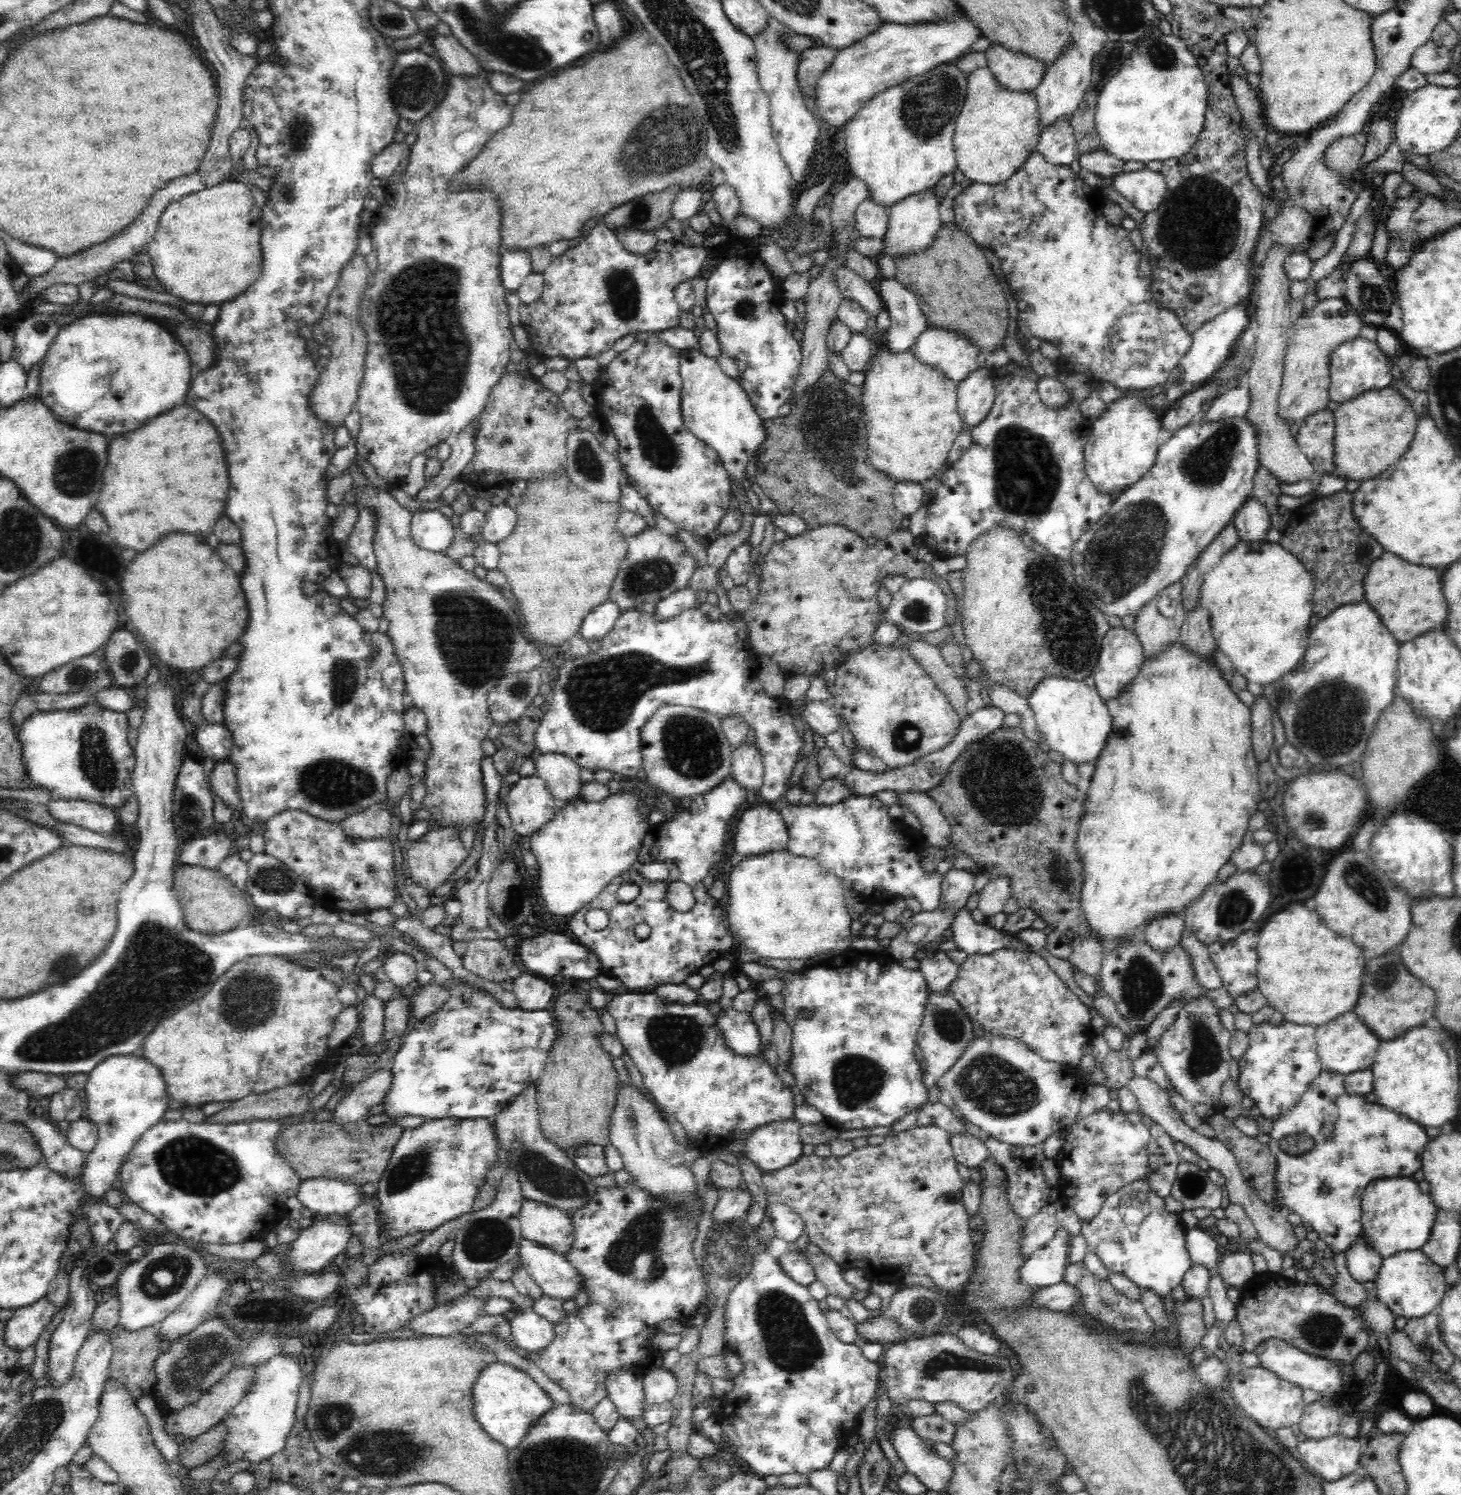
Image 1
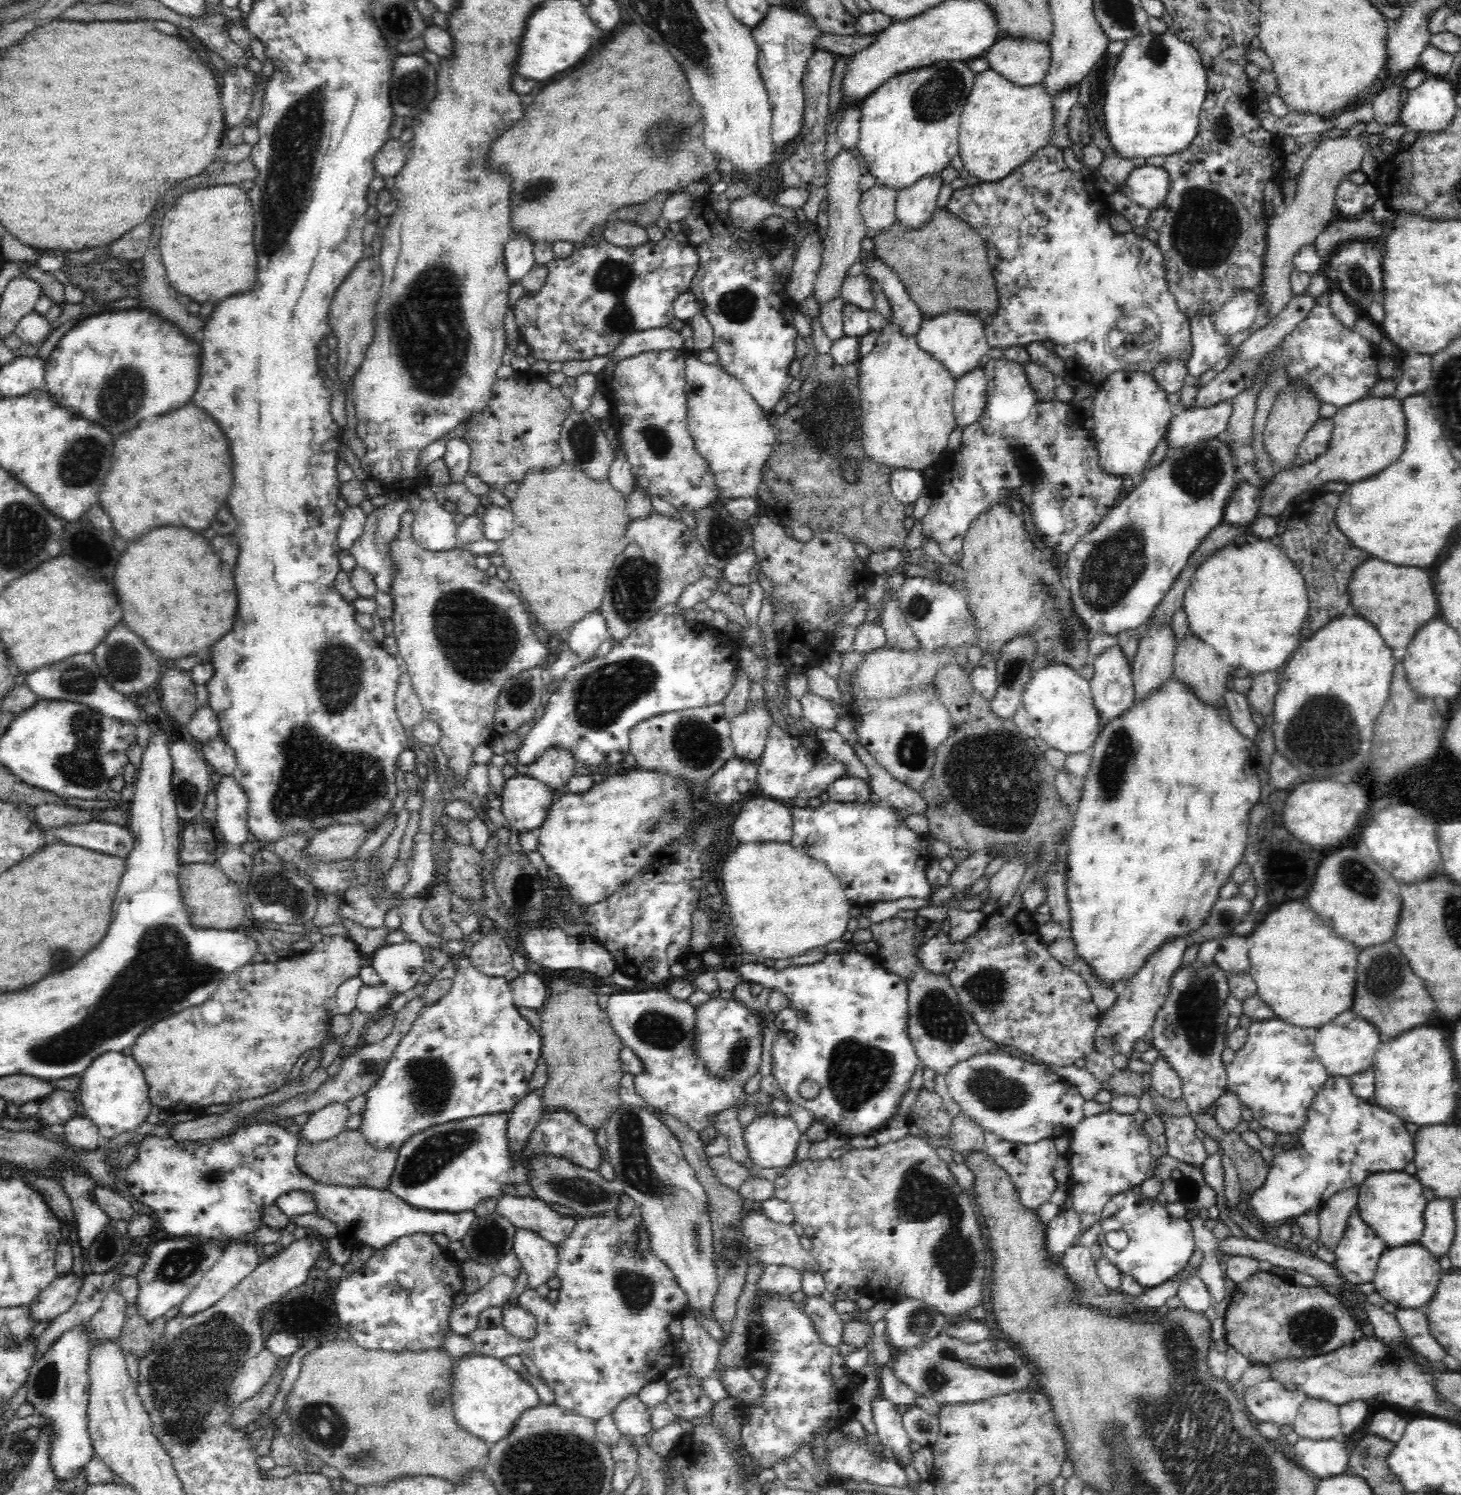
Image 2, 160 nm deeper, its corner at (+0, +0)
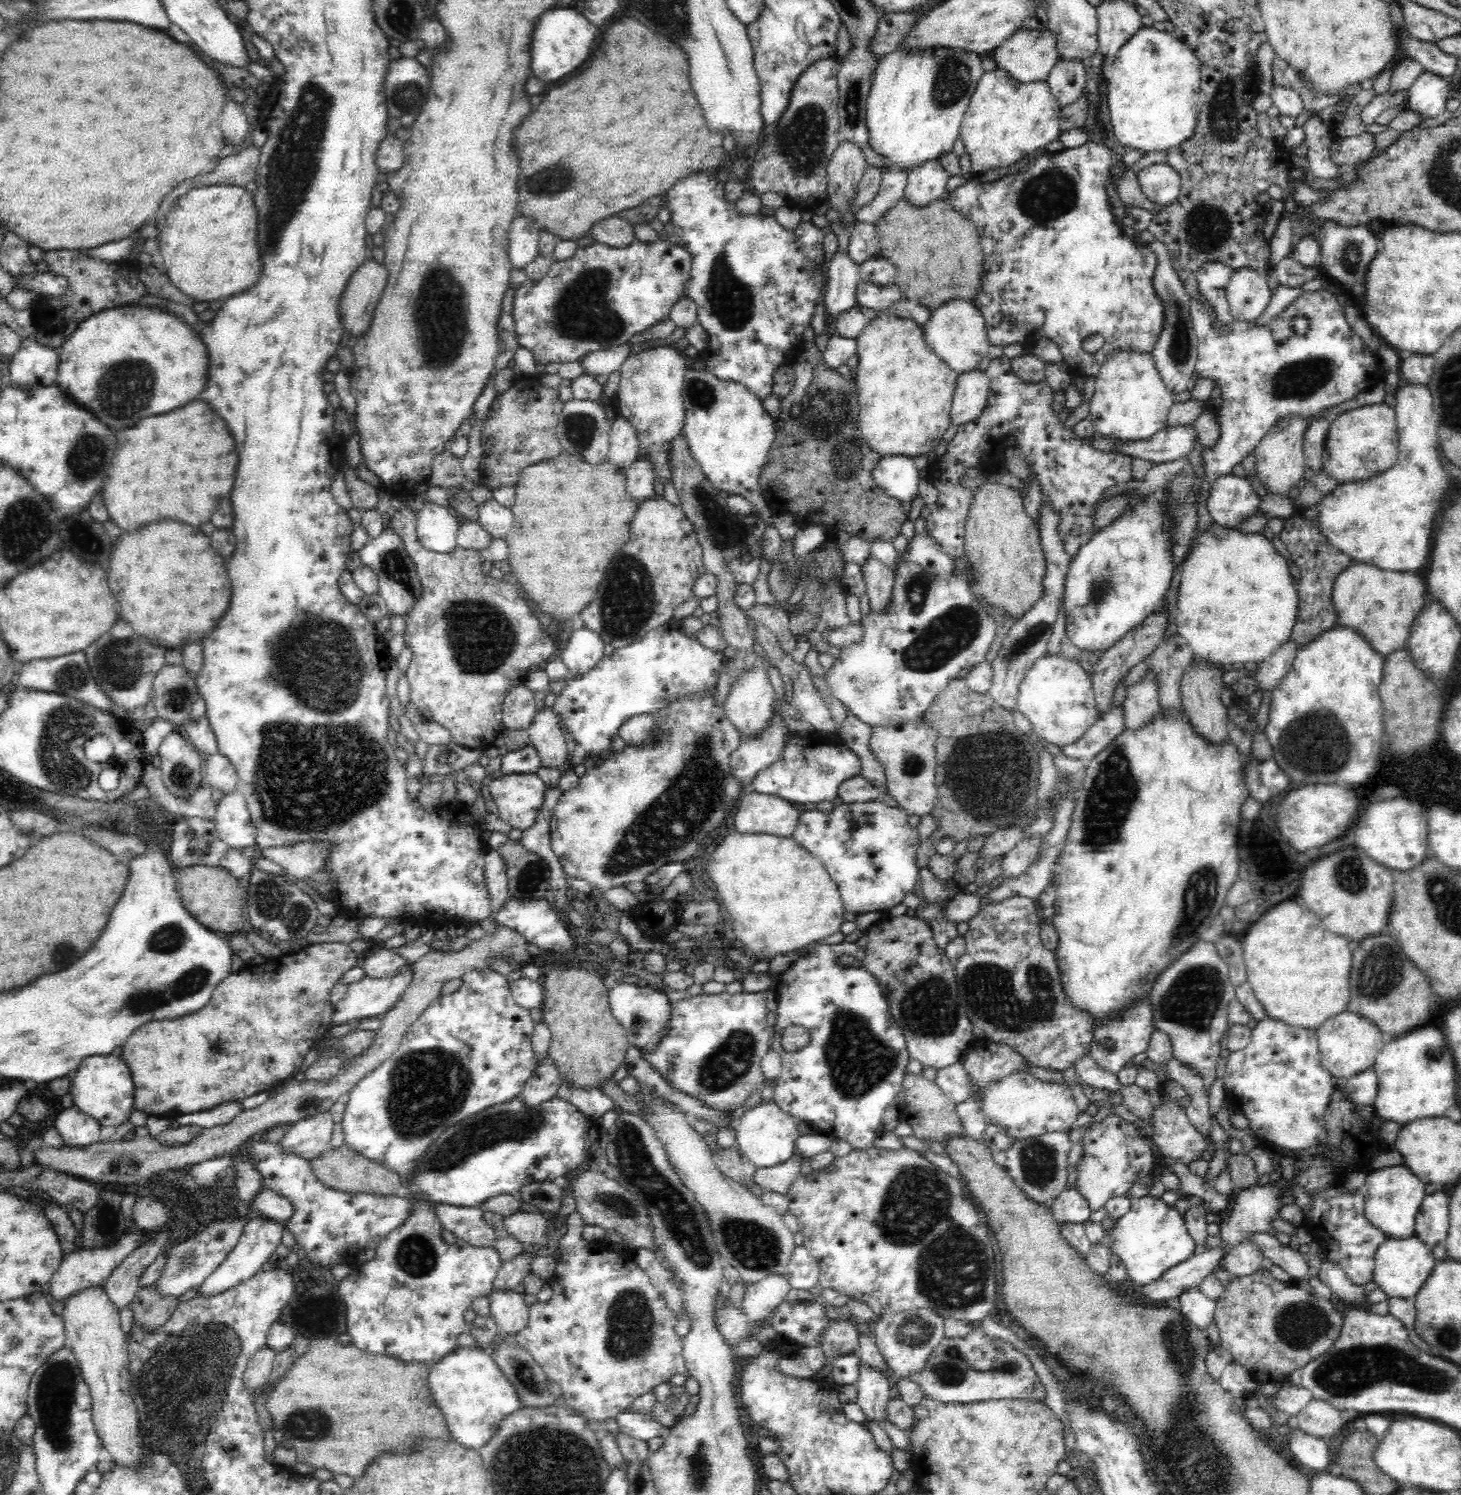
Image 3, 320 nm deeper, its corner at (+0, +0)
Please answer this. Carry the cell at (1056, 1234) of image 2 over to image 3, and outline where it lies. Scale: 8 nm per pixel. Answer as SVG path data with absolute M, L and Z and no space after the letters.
M1069 1184L1068 1188L1054 1200L1051 1207L1053 1219L1060 1225L1062 1222L1086 1222L1091 1215L1090 1204L1082 1198L1078 1186Z

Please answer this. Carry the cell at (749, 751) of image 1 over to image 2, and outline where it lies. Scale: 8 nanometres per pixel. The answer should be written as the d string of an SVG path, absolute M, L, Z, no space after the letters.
M767 697L760 700L746 700L745 710L729 722L731 741L737 758L744 758L750 761L760 760L762 752L768 740L767 732L772 728L773 718L767 708Z

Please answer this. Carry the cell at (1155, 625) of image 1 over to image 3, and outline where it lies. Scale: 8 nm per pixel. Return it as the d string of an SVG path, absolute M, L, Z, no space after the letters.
M1150 671L1137 684L1126 689L1123 702L1124 730L1139 731L1160 714L1158 683Z

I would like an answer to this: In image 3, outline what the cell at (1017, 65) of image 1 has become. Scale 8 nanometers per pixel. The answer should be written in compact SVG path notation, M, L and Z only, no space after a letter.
M1022 28L994 49L997 68L1008 71L1013 79L1021 83L1046 81L1046 76L1059 58L1056 41L1056 37L1048 29Z

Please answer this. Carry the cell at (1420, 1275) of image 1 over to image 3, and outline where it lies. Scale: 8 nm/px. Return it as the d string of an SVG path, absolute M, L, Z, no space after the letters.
M1415 1234L1404 1239L1386 1239L1376 1248L1373 1280L1389 1298L1414 1297L1420 1284L1427 1280L1435 1264L1433 1247L1424 1244Z

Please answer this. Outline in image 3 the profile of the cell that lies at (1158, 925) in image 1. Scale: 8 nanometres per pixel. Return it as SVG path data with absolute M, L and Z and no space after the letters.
M1142 999L1111 1021L1100 1023L1093 1029L1089 1056L1093 1058L1095 1064L1098 1064L1099 1068L1118 1078L1119 1072L1129 1066L1136 1055L1146 1051L1150 1036L1152 1036L1152 1030L1154 1030L1152 1018L1149 1001Z

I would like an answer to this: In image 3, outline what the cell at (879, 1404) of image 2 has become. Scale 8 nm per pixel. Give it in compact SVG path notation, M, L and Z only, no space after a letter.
M858 1360L855 1403L867 1420L886 1420L886 1402L893 1394L893 1381L886 1374Z

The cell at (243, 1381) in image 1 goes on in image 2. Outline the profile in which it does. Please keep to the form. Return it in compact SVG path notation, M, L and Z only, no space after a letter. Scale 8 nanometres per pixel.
M266 1348L256 1356L246 1359L228 1390L227 1402L235 1407L259 1393L268 1382L276 1362L277 1357Z

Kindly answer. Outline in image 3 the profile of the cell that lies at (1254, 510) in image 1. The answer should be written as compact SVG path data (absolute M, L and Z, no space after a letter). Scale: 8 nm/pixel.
M1218 477L1210 488L1207 510L1215 524L1236 529L1257 512L1262 492L1247 477Z

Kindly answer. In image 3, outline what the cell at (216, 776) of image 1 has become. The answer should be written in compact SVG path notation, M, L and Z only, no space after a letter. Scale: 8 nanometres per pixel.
M237 790L219 800L213 821L228 848L243 851L257 844L257 834L244 797Z

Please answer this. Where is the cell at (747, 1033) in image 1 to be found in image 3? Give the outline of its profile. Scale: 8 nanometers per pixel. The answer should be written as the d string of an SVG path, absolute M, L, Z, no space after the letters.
M744 990L730 995L726 991L720 994L700 993L684 997L671 1007L668 1026L664 1026L664 1036L660 1038L654 1051L639 1050L641 1060L649 1062L650 1068L658 1072L675 1090L692 1096L706 1107L716 1111L732 1112L743 1106L755 1093L760 1094L768 1085L767 1079L761 1072L764 1056L770 1052L771 1038L768 1030L766 1015L767 990L748 993Z

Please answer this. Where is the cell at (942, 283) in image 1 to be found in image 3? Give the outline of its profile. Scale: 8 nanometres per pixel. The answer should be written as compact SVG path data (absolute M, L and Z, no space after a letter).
M903 196L888 208L876 222L876 239L879 243L880 256L887 258L894 266L897 282L906 299L916 301L929 310L936 310L944 302L954 299L973 301L980 291L980 276L983 276L983 256L979 233L975 224L945 200L932 200L926 206L914 206Z

